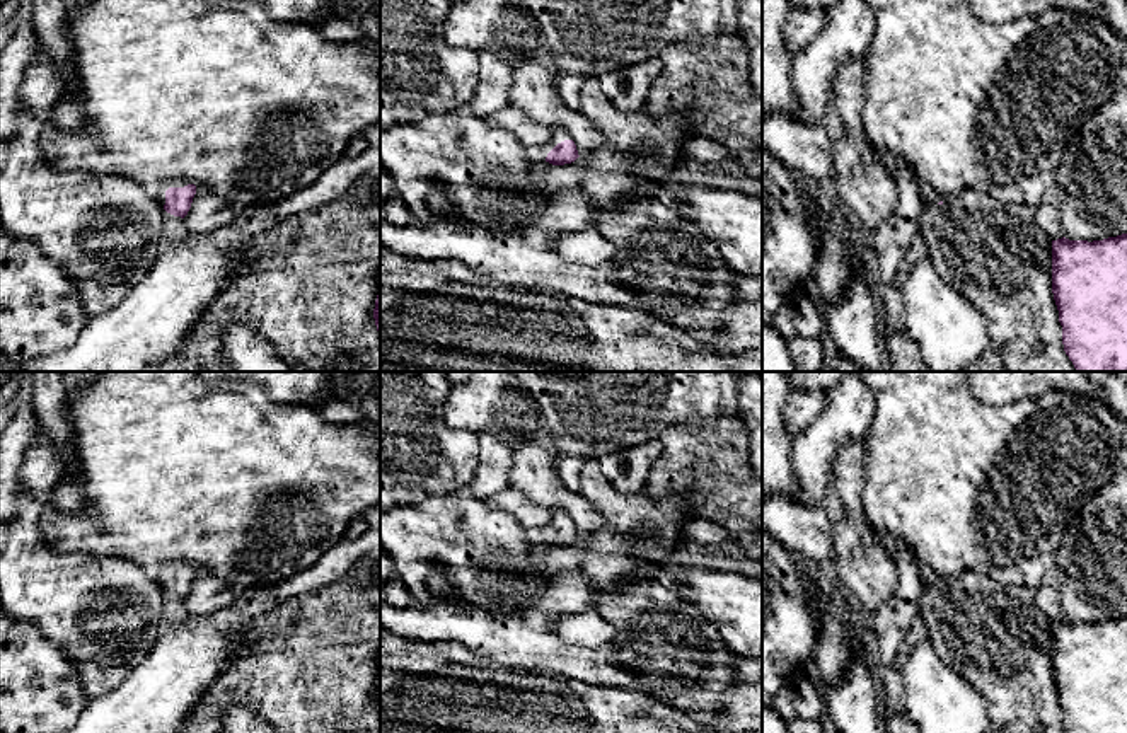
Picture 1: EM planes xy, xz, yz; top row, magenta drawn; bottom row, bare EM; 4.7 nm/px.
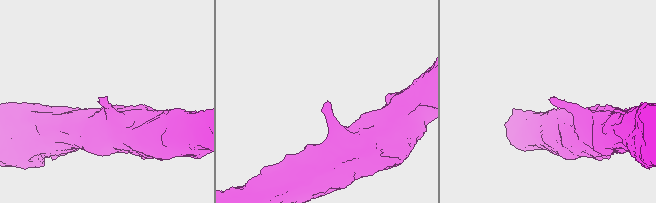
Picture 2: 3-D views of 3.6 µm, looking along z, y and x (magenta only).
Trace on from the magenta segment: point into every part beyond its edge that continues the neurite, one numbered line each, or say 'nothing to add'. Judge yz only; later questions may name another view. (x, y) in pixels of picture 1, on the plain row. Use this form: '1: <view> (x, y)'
1: yz (926, 575)

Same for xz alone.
1: xz (539, 536)

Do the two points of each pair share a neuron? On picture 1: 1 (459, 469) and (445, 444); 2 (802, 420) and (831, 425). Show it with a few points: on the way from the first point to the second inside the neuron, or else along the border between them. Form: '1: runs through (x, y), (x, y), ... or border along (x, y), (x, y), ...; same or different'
1: runs through (452, 462), (445, 450); same
2: border along (826, 392), (826, 408), (795, 435); different

